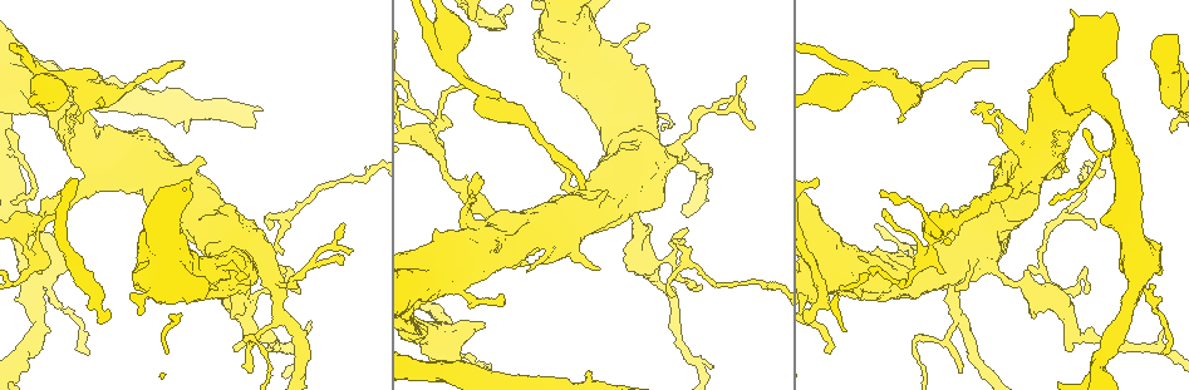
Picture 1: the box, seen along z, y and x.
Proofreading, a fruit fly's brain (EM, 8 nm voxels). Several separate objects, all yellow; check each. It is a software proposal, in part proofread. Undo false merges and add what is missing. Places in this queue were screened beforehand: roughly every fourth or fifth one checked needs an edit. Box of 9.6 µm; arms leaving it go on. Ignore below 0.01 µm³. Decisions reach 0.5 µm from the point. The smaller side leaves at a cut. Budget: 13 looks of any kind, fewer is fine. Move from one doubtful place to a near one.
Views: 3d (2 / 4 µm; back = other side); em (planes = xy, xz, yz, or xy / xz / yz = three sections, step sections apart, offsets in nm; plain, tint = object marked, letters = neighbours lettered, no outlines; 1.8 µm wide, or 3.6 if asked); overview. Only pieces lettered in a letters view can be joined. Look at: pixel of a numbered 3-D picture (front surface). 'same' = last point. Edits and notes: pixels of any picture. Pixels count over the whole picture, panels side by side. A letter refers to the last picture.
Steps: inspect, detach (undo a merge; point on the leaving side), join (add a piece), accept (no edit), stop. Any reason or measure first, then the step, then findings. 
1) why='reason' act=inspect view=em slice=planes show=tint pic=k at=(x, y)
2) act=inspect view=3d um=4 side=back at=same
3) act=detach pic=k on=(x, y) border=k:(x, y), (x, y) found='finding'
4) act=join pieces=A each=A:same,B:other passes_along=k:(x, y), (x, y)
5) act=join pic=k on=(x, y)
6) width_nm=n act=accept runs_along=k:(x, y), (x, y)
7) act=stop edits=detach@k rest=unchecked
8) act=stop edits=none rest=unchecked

why='closes a loop' act=inspect view=3d um=4 pic=1 at=(214, 273)

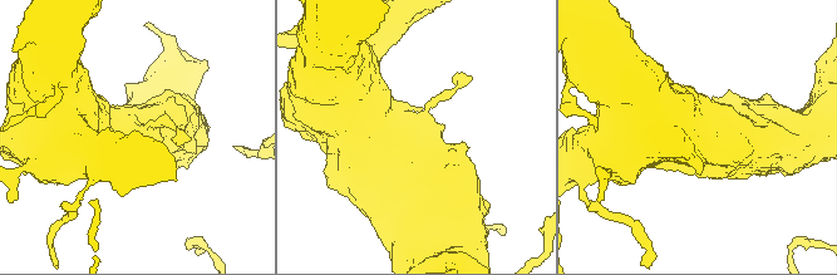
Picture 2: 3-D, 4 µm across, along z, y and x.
act=inspect view=em slice=planes show=plain pic=2 at=(141, 129)

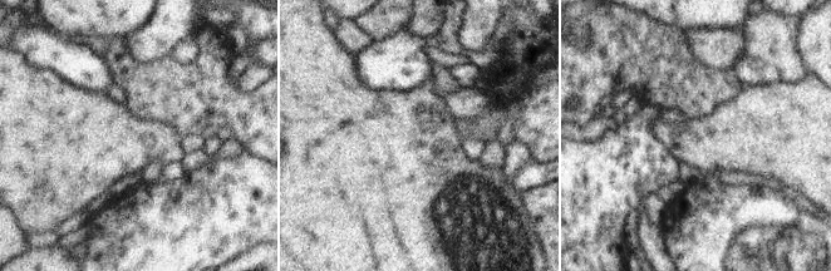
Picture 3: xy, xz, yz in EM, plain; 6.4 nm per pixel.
why='what lies round it' act=inspect view=em slice=planes show=letters at=same

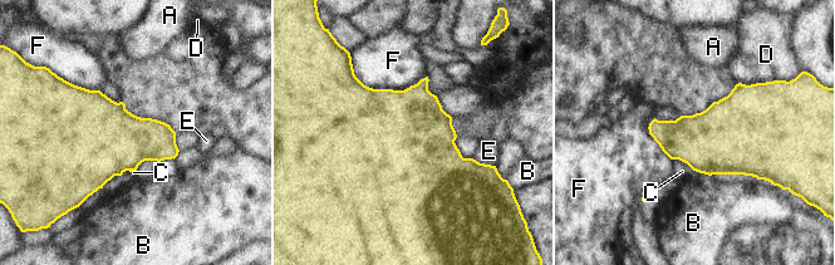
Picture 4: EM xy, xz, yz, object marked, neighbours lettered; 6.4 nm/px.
width_nm=420 act=accept each=A:other,B:other,C:other,D:other,E:other,F:other border=4:(672, 158), (686, 162), (696, 171) found='one neuron here'

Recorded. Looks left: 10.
why='long arm stops here' act=inspect view=3d um=4 pic=1 at=(182, 67)

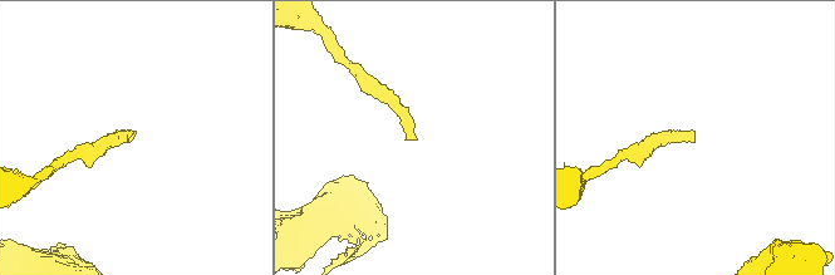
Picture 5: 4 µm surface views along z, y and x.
act=inspect view=em slice=xz step=16 show=letters pic=5 at=(129, 142)

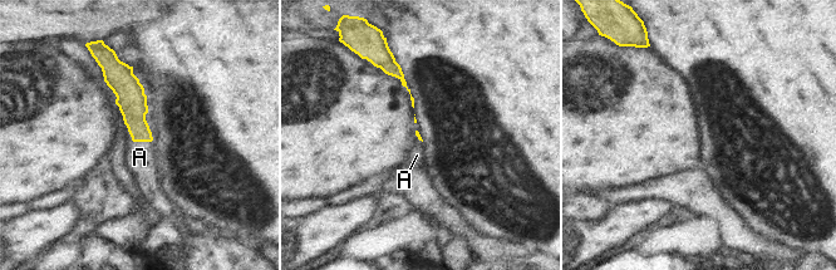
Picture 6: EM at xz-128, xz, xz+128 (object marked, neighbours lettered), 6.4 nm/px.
act=join pieces=A each=A:same passes_along=6:(132, 102), (133, 141), (139, 157) found='the neuron continues'

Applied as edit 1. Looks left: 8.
why='thick turns thin' act=inspect view=3d um=2 side=back pic=1 at=(522, 120)

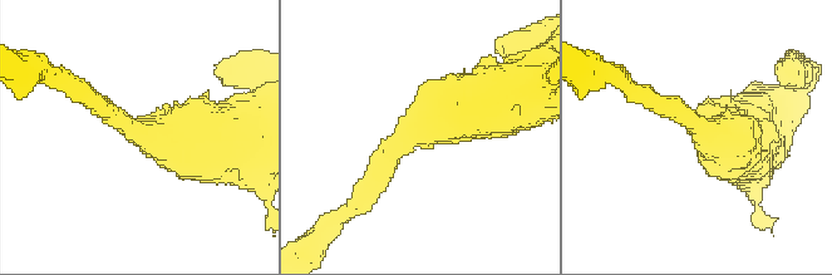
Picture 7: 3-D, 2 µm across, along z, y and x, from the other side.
act=inspect view=em slice=planes show=tint pic=7 at=(706, 126)

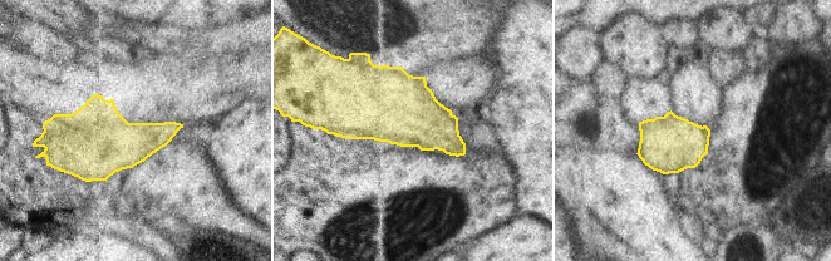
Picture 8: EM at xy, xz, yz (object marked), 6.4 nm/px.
act=inspect view=em slice=planes show=letters at=same

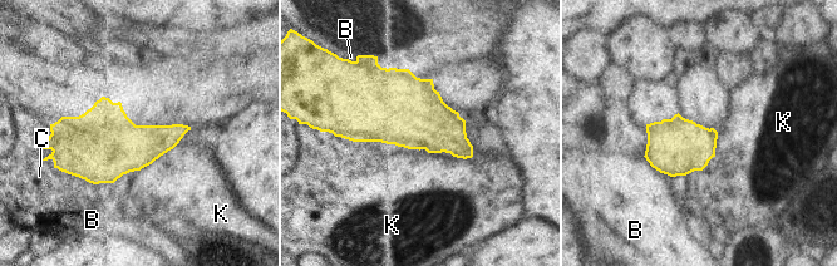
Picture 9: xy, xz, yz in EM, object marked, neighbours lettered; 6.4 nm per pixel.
act=accept each=B:other,C:other,K:other border=9:(473, 146), (466, 158), (432, 152) found='all the same neuron'

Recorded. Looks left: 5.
why='thick end' act=inspect view=em slice=planes show=letters pic=1 at=(591, 371)

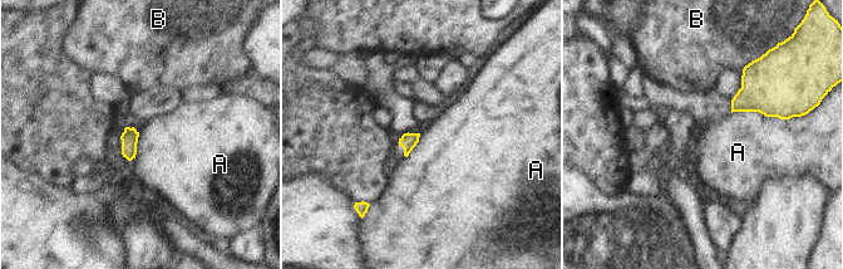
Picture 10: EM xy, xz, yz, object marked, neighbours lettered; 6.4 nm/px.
longest_contact=A:380nm act=accept each=A:other,B:other border=10:(731, 112), (760, 112), (788, 120) found='none of them fits'

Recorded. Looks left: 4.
why='tapers out' act=inspect view=3d um=4 pic=1 at=(251, 372)

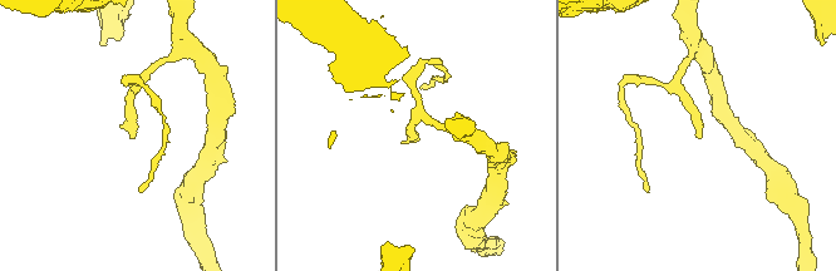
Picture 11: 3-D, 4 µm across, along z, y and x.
why='now the EM' act=inspect view=em slice=planes show=letters pic=11 at=(413, 134)

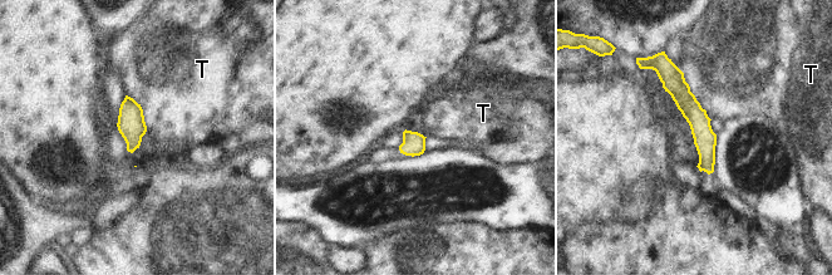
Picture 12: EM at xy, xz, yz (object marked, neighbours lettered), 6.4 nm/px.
act=accept each=T:other runs_along=12:(670, 65), (699, 122), (709, 170) found='no lettered piece goes on from it'

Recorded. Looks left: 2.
act=stop edits=join@6 rest=unchecked

